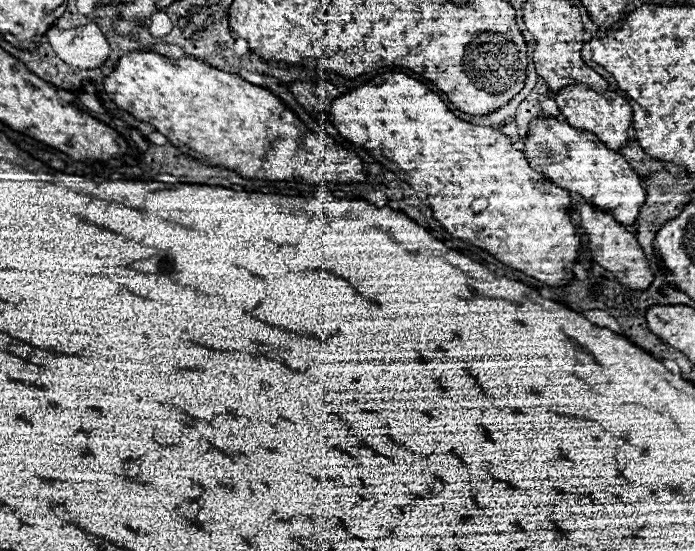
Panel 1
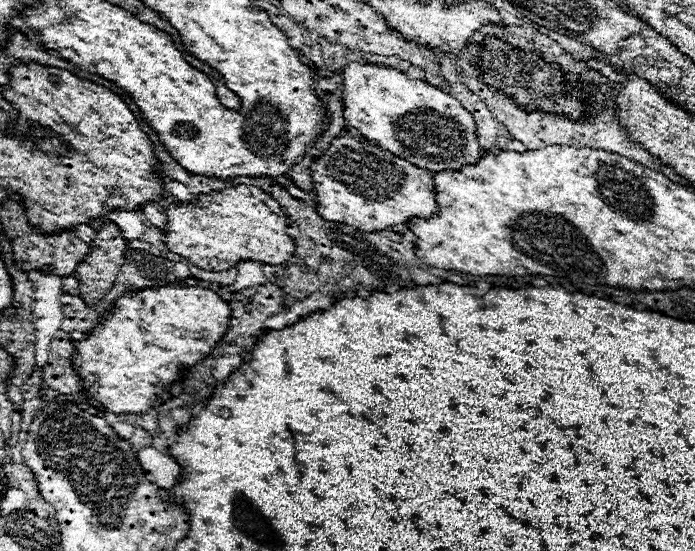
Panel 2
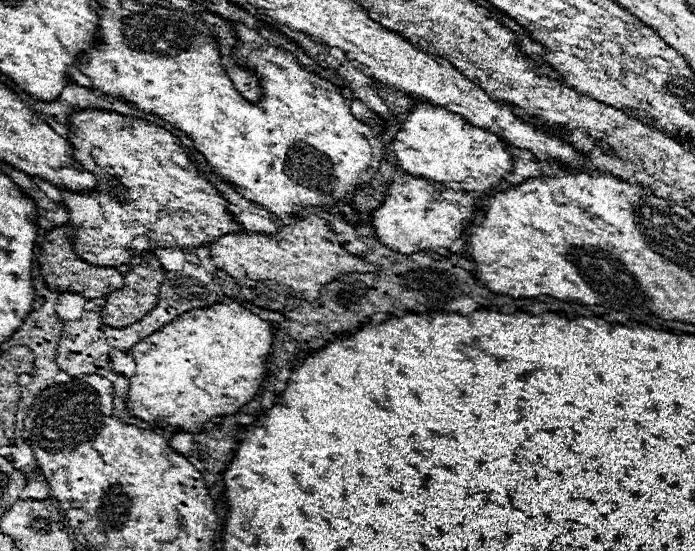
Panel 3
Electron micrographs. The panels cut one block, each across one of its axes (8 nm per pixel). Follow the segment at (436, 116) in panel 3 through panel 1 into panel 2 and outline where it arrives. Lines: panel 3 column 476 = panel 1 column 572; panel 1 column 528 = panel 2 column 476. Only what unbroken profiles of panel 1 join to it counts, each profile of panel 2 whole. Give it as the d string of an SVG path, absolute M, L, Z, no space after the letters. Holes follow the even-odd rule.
M352 62L342 72L344 78L344 118L348 126L360 130L368 142L380 146L398 158L412 162L418 168L430 172L442 170L460 170L464 164L476 164L484 150L478 144L476 122L472 114L450 94L438 90L436 86L424 80L412 80L404 72L378 66L378 64L360 64Z

